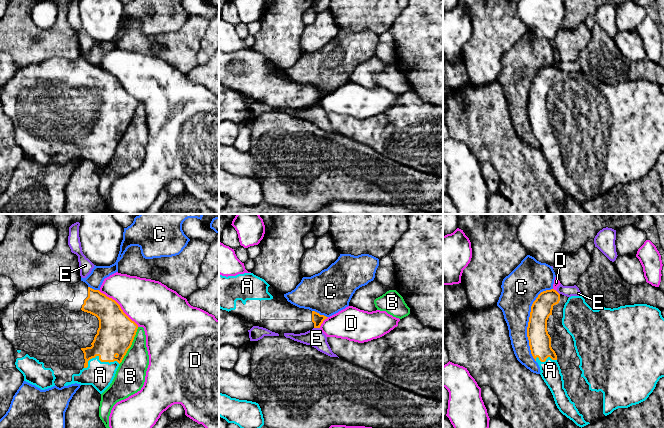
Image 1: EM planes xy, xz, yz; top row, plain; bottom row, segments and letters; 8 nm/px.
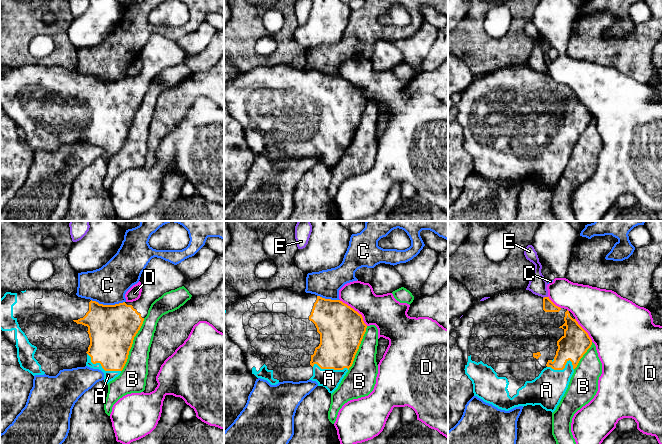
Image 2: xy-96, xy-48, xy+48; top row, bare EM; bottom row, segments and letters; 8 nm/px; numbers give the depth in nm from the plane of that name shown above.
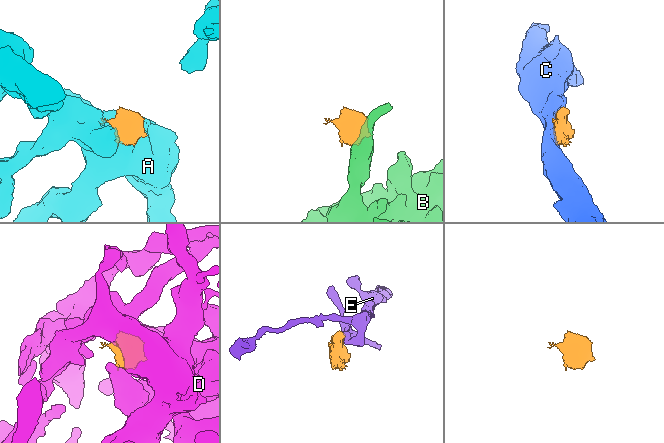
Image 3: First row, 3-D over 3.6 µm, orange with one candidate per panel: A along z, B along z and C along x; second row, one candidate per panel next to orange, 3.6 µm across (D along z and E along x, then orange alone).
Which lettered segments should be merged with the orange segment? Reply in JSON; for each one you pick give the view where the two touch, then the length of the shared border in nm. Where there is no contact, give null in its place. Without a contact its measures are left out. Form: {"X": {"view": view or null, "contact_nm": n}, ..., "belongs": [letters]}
{"A": {"view": "xy", "contact_nm": 300}, "belongs": ["A"]}

